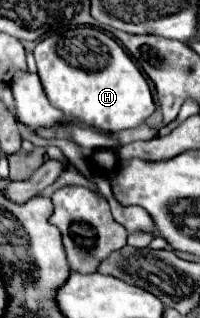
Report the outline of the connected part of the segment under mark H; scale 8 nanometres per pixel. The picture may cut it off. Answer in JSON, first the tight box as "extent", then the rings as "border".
{"extent":[34,26,156,132],"border":[[[80,26],[66,36],[48,36],[34,48],[34,58],[50,104],[62,110],[68,120],[82,120],[102,132],[120,132],[144,124],[156,110],[146,78],[106,32]]]}

